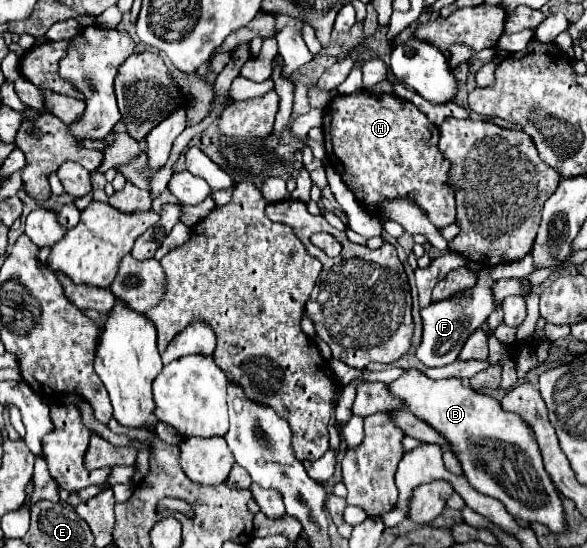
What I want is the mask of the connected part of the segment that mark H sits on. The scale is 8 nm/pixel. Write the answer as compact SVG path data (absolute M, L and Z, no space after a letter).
M356 92L336 96L324 114L324 146L330 164L342 176L368 212L390 198L410 196L426 210L430 222L444 228L456 218L454 192L446 184L450 162L438 150L440 130L428 124L428 118L408 100L398 96L372 96Z

